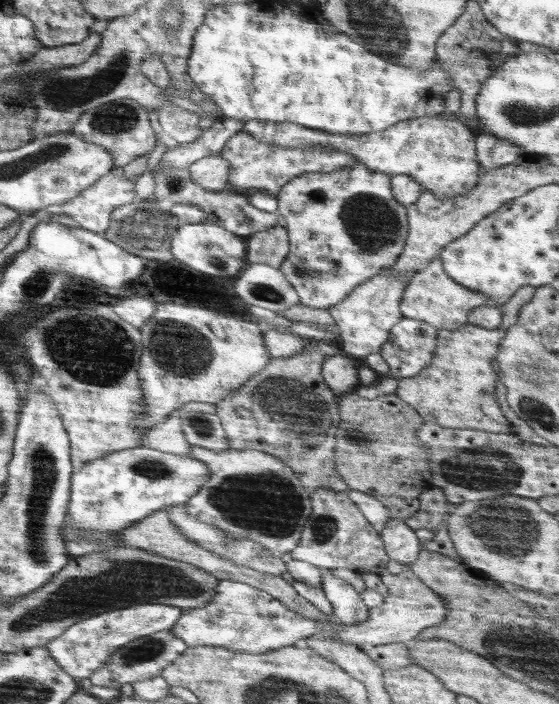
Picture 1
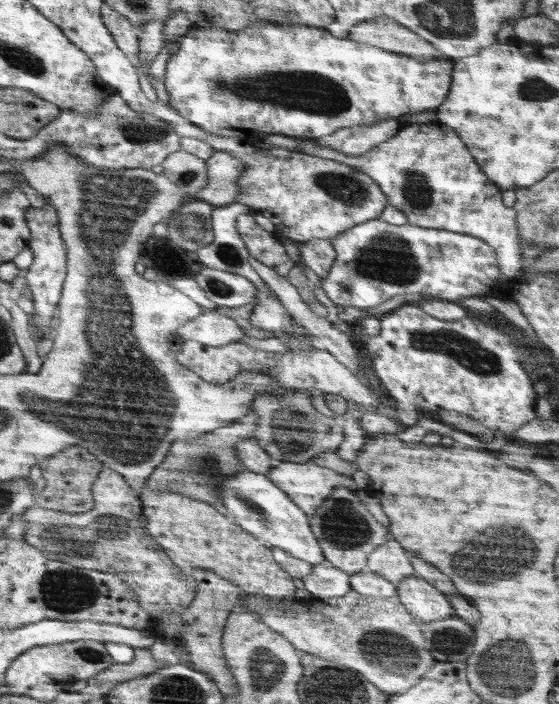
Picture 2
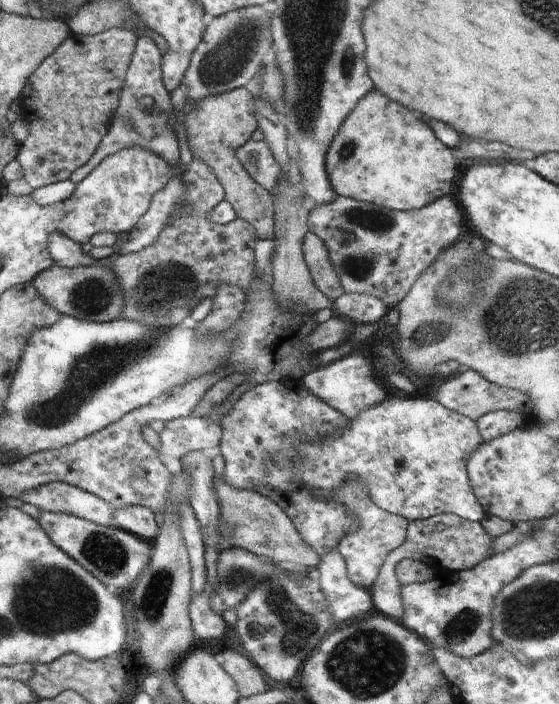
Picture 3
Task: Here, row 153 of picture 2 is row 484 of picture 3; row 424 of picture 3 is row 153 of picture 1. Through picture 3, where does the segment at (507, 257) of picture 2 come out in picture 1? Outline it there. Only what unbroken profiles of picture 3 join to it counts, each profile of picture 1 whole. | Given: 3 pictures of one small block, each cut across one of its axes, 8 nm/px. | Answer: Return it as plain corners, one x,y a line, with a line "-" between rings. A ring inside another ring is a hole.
440,116
413,118
397,122
382,132
364,135
336,135
332,132
314,130
293,122
245,121
242,127
258,142
278,146
326,146
346,152
365,164
365,168
392,175
411,176
423,188
440,200
460,196
477,185
481,164
477,159
475,137
477,133
466,126
464,120
444,119

